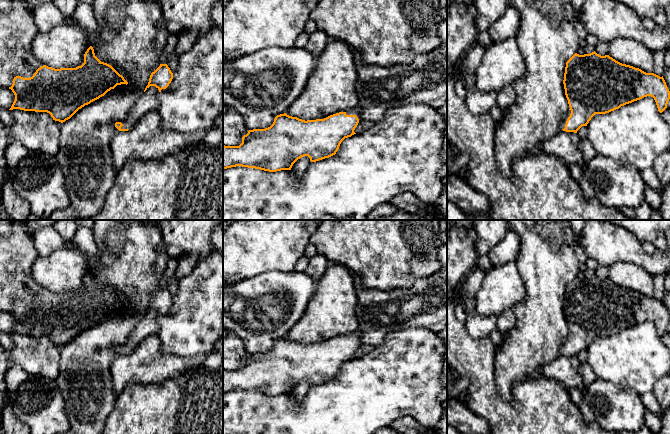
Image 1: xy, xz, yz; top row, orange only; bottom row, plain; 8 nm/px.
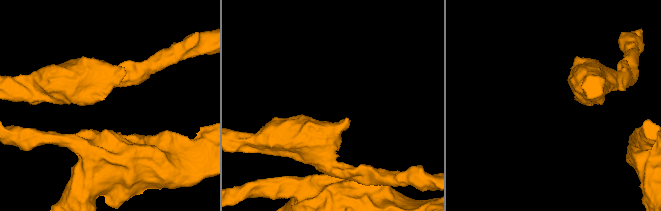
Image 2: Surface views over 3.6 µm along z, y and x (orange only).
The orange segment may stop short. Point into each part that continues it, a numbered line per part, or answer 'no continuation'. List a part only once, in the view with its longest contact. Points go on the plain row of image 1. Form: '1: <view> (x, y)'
1: xy (149, 325)

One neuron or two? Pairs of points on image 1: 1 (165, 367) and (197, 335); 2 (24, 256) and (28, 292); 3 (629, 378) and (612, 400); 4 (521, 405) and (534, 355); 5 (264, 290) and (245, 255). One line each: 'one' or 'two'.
1: two
2: one
3: two
4: two
5: two

